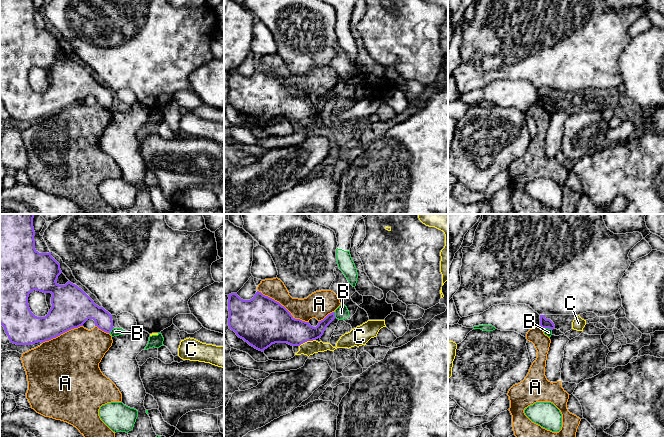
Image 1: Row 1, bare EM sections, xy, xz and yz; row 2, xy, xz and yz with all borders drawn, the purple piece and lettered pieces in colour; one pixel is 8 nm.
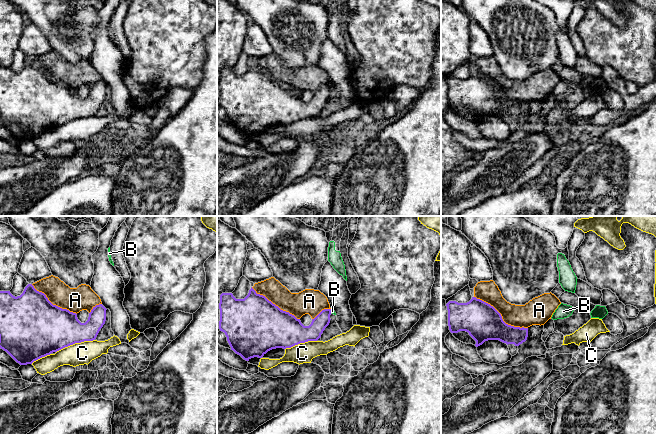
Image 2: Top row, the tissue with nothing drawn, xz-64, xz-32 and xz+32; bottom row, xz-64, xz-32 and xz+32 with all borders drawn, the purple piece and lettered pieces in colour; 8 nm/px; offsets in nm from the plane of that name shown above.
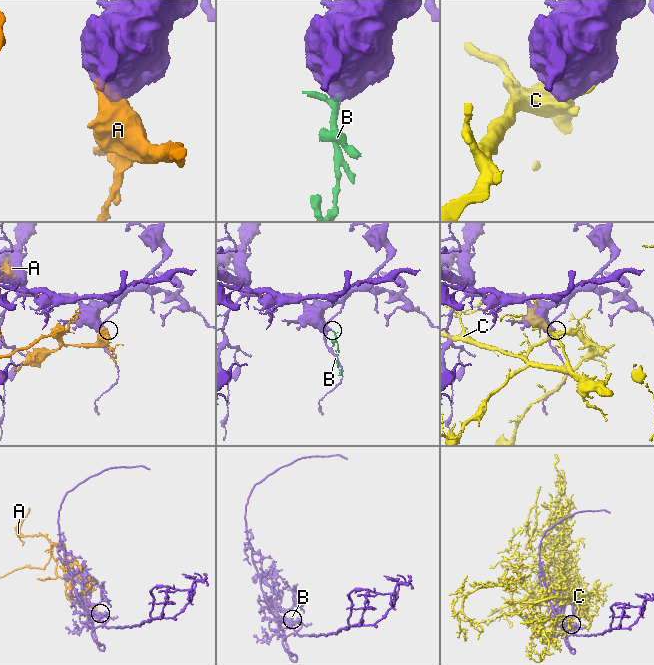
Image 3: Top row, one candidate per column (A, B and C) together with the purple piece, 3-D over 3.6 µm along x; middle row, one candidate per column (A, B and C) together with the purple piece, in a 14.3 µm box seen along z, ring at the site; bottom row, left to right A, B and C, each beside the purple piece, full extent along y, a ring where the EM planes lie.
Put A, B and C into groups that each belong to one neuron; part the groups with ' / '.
A / B / C

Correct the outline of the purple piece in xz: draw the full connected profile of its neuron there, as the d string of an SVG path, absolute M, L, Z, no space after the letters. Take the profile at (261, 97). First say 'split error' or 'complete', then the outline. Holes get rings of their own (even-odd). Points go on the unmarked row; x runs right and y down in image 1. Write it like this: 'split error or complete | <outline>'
complete | M257 67L250 76L241 75L237 69L228 71L228 102L236 111L259 127L264 127L272 120L287 119L291 122L300 122L307 117L321 114L327 102L336 94L335 88L328 90L319 97L316 103L309 98L295 95L291 89L274 75Z

